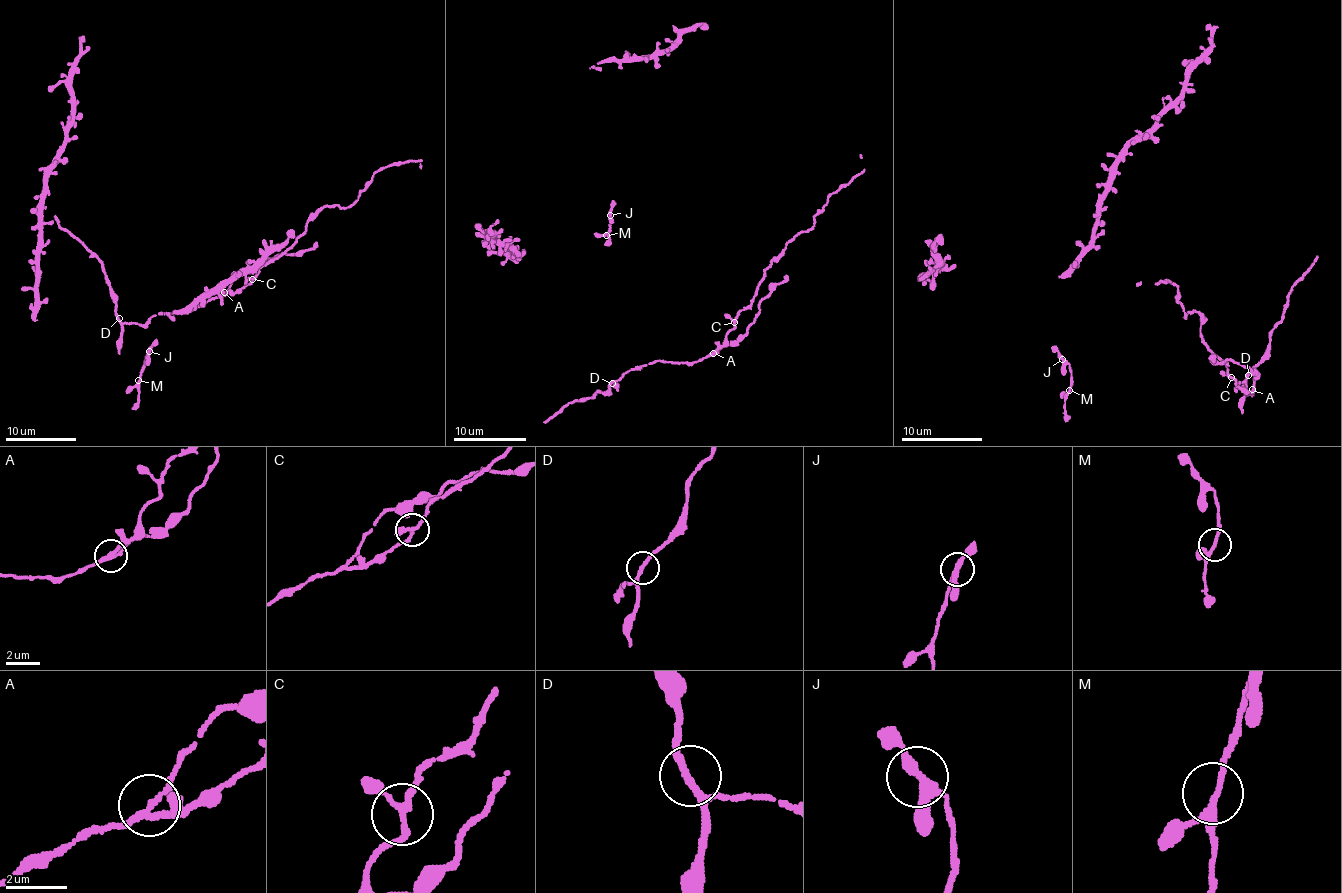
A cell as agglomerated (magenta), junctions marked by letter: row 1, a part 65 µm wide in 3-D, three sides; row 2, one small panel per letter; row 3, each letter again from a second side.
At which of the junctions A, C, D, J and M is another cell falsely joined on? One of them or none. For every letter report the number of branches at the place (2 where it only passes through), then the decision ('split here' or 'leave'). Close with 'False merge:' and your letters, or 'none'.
A: 3 branches meet; split here
C: 3 branches meet; leave
D: 3 branches meet; leave
J: 3 branches meet; leave
M: 3 branches meet; leave
False merge: A

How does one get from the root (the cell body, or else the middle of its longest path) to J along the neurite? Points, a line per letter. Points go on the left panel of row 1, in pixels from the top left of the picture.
J: (143, 369), (148, 351)

